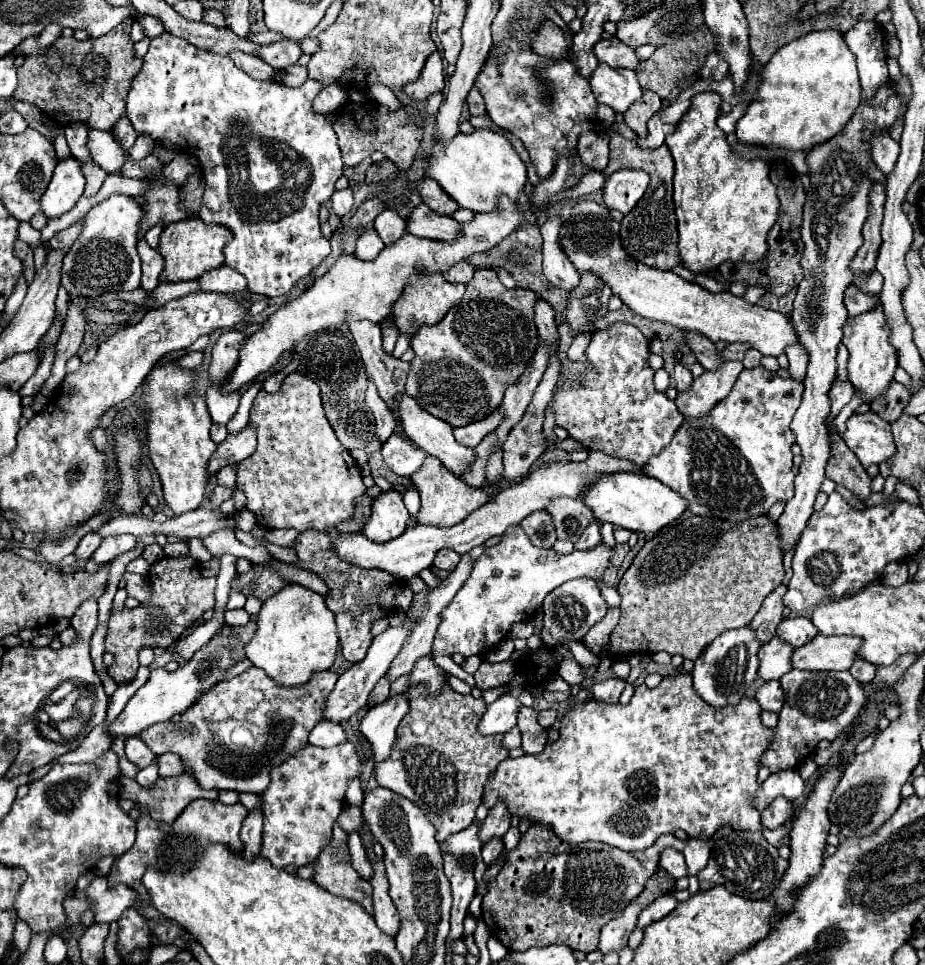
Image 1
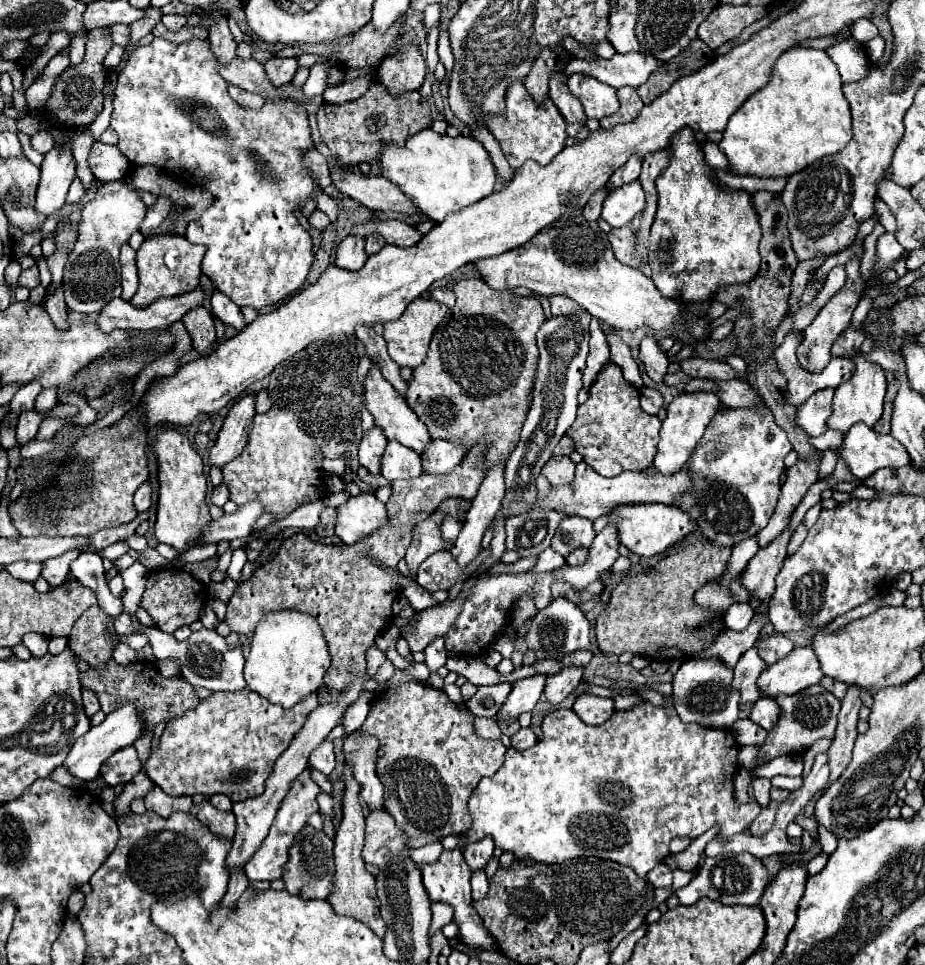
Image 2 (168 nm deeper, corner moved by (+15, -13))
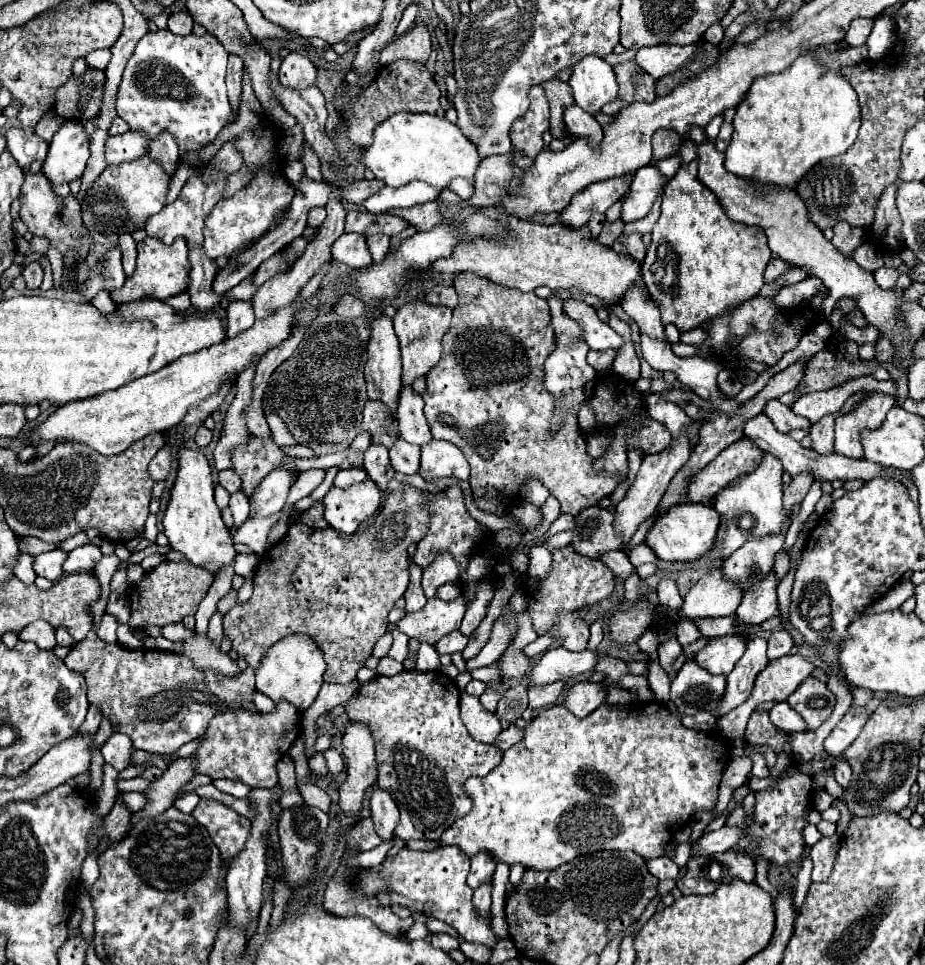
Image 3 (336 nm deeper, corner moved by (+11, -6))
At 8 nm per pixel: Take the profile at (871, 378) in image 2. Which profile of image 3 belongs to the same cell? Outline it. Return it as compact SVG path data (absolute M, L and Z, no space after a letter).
M872 392L868 394L868 398L864 398L864 402L860 402L860 406L856 406L856 410L852 410L852 414L836 418L834 452L862 460L864 450L862 450L860 434L864 430L878 430L884 424L886 414L894 404L896 400L892 396Z

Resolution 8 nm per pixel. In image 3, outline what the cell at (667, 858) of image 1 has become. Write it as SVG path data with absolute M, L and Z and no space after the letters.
M660 856L660 858L652 858L648 860L648 870L652 876L656 876L658 880L668 880L668 878L678 878L678 866L672 862L672 858L668 856Z

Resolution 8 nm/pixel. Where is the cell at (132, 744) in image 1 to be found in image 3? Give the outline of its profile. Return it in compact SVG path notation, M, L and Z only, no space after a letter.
M114 732L102 746L104 760L112 764L118 772L130 766L130 752L132 752L132 740L120 732Z

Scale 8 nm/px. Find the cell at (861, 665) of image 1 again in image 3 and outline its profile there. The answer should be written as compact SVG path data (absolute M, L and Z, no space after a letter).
M838 762L836 766L834 766L834 778L836 778L836 782L846 790L846 788L850 788L850 782L852 782L852 770L850 770L850 766L846 764L846 762Z

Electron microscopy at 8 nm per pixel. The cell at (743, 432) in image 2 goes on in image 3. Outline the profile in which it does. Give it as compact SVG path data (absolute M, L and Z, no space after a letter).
M766 454L754 474L748 478L736 480L732 486L724 488L724 492L716 494L714 510L720 512L722 520L726 520L726 540L724 540L724 558L738 550L748 540L760 540L768 534L778 534L788 528L788 512L782 504L782 466L776 456Z

